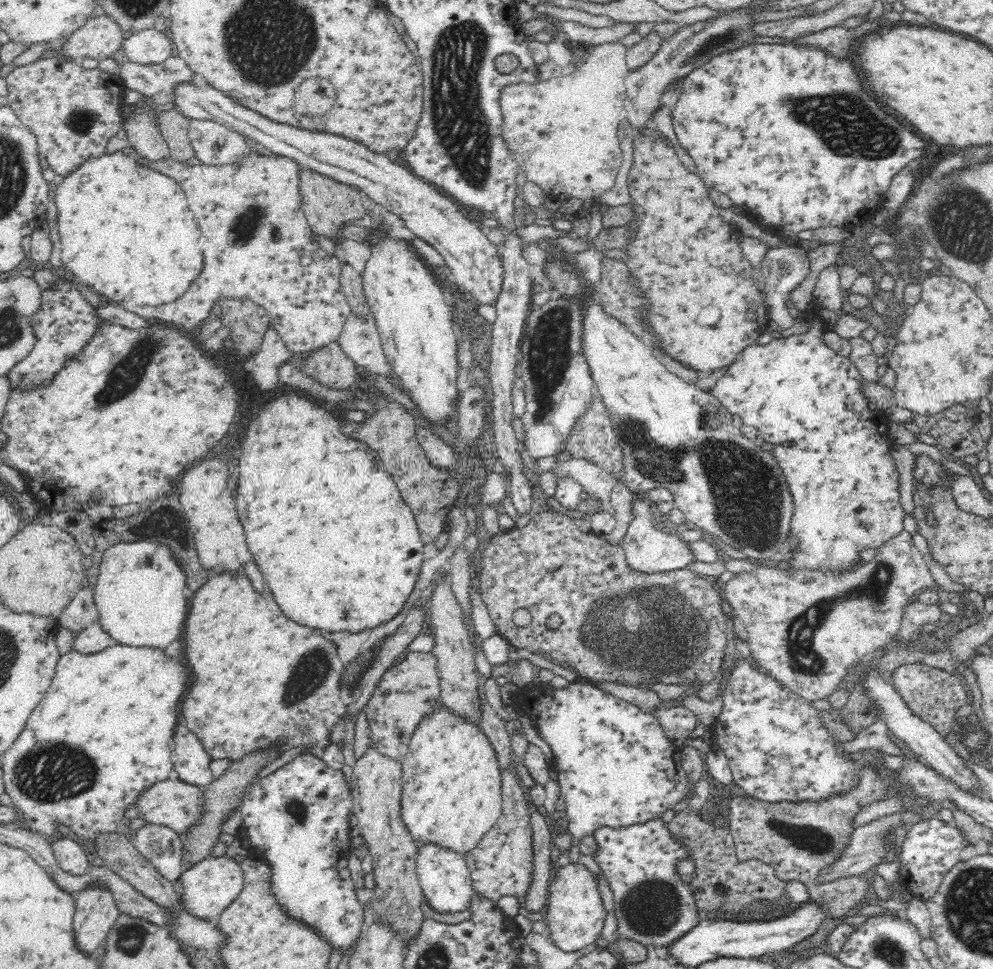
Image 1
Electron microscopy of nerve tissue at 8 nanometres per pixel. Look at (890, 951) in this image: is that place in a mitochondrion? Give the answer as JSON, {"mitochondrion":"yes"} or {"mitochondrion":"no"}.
{"mitochondrion":"yes"}

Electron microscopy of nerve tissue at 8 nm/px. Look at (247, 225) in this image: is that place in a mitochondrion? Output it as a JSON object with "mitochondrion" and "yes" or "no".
{"mitochondrion":"yes"}

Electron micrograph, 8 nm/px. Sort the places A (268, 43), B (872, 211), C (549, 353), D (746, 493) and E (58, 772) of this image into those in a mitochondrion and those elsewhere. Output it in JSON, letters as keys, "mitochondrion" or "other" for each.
{"A":"mitochondrion","B":"other","C":"mitochondrion","D":"mitochondrion","E":"mitochondrion"}

